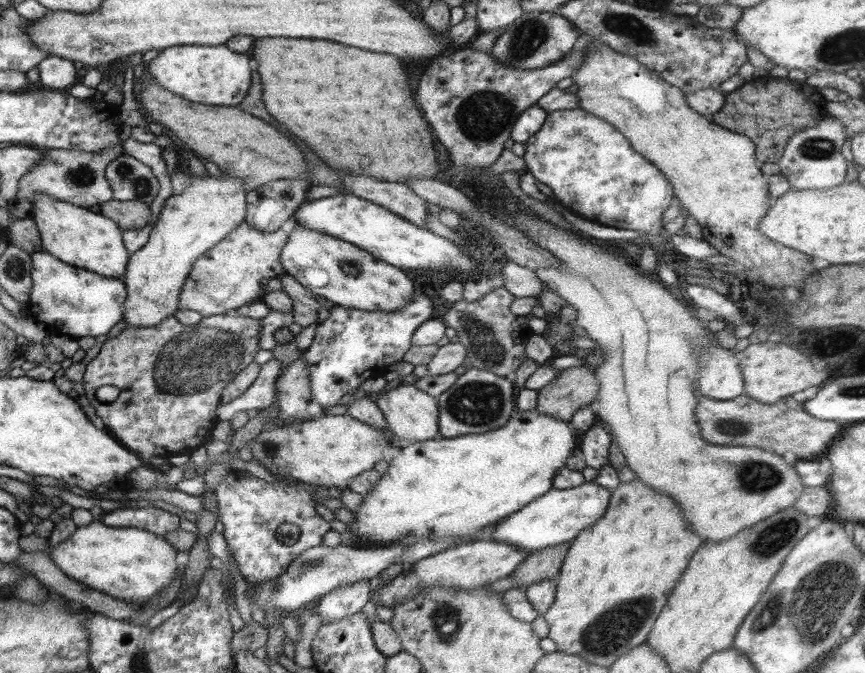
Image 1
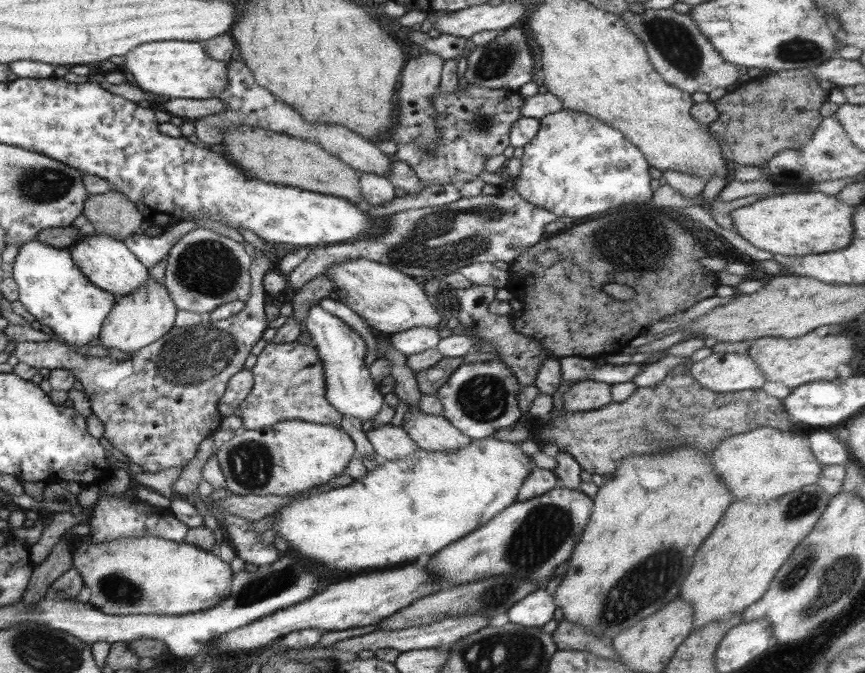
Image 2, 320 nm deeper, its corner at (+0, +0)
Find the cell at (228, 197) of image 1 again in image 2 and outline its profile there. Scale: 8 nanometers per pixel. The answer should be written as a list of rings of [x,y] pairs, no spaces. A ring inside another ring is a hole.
[[[150,276],[148,284],[116,300],[112,312],[104,322],[99,344],[106,349],[117,348],[126,353],[144,349],[145,346],[160,340],[176,326],[177,312],[177,305],[169,294],[168,287]]]

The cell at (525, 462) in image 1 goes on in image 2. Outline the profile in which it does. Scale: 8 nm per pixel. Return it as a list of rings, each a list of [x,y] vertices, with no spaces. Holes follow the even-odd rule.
[[[486,437],[483,439],[473,439],[468,447],[454,452],[434,453],[418,448],[418,451],[408,458],[395,459],[394,461],[383,460],[375,470],[368,472],[367,476],[360,480],[355,480],[349,486],[320,492],[320,494],[314,494],[308,496],[308,498],[302,497],[302,500],[294,500],[294,502],[282,506],[280,510],[272,512],[272,515],[274,515],[274,526],[272,526],[272,529],[275,529],[277,536],[281,536],[288,543],[288,553],[291,552],[295,556],[307,558],[315,566],[320,567],[322,572],[326,571],[327,574],[335,575],[336,577],[338,577],[338,574],[342,574],[342,572],[368,572],[368,570],[380,570],[380,568],[390,569],[390,566],[421,561],[416,560],[416,558],[426,556],[426,554],[428,554],[429,558],[434,553],[445,549],[450,543],[456,542],[459,538],[465,537],[469,532],[478,529],[479,526],[488,523],[492,518],[501,514],[502,510],[515,503],[517,490],[524,484],[528,474],[534,470],[532,460],[517,445],[510,442],[502,442],[498,438]]]

